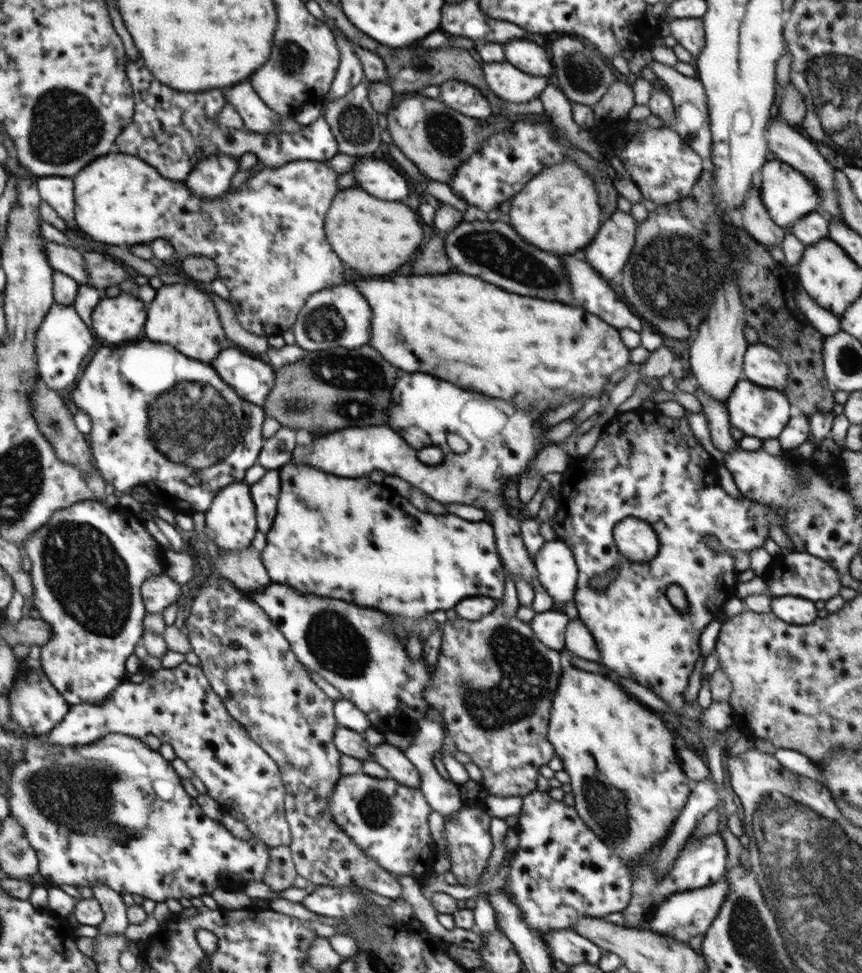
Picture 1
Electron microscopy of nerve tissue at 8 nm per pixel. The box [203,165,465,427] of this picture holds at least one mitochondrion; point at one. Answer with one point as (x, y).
(324, 323)

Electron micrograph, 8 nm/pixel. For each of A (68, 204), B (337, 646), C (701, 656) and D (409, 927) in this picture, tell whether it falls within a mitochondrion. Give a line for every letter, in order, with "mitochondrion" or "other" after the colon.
A: other
B: mitochondrion
C: other
D: other

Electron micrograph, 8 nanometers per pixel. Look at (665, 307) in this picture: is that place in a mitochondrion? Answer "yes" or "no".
yes

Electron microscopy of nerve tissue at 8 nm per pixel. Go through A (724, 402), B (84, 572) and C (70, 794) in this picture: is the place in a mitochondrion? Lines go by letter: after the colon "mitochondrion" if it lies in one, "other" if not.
A: other
B: mitochondrion
C: mitochondrion

